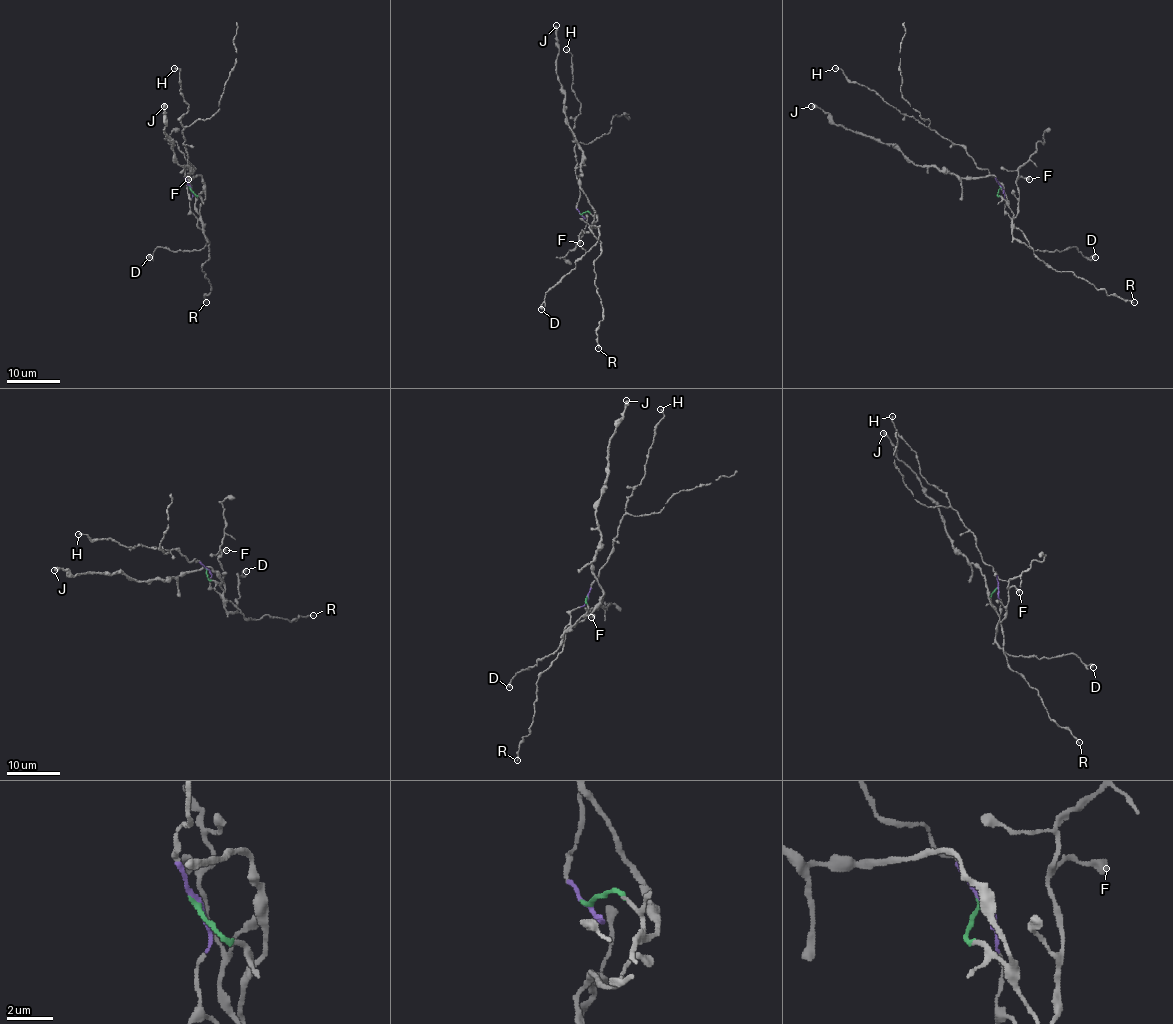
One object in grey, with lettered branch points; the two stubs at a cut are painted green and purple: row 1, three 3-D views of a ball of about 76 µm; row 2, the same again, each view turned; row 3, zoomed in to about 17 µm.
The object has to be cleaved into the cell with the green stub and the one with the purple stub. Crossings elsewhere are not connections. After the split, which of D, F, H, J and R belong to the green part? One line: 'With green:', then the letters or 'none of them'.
With green: D, F, J

